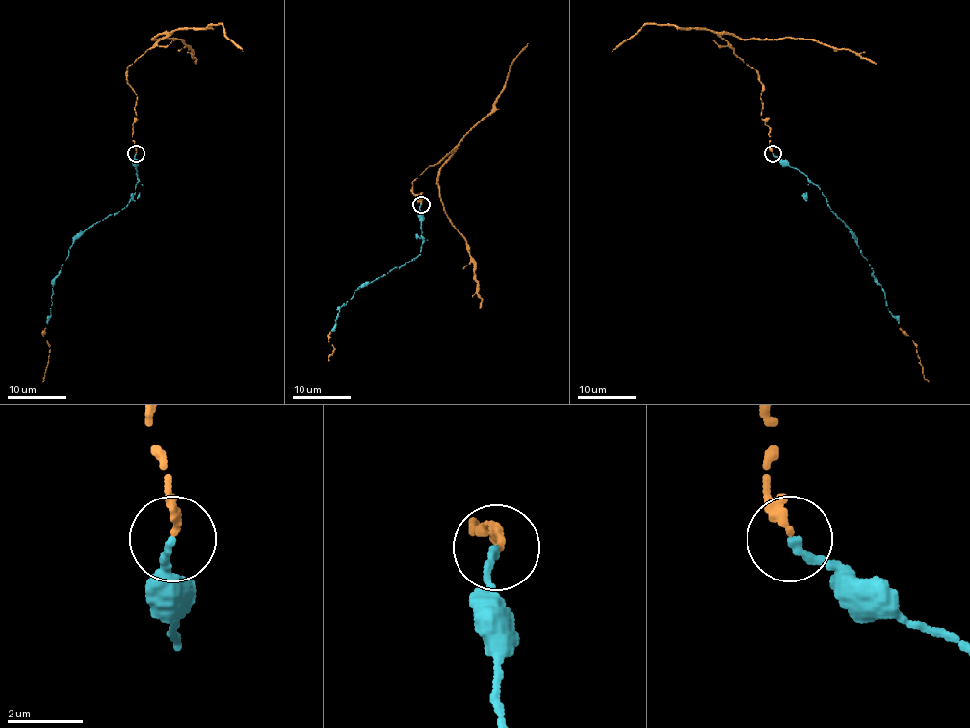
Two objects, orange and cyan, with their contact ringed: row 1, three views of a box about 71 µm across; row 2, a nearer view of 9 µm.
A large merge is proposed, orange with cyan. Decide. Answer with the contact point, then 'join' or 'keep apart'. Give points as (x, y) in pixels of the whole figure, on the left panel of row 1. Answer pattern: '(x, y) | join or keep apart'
(136, 153) | join

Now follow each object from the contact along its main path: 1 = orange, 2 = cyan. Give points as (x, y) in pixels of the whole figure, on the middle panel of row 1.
1: (420, 204), (422, 192), (414, 195), (413, 183), (451, 153), (439, 171), (439, 198), (467, 245), (480, 308)
2: (420, 204), (420, 254), (353, 292), (353, 296), (339, 310), (331, 331)

